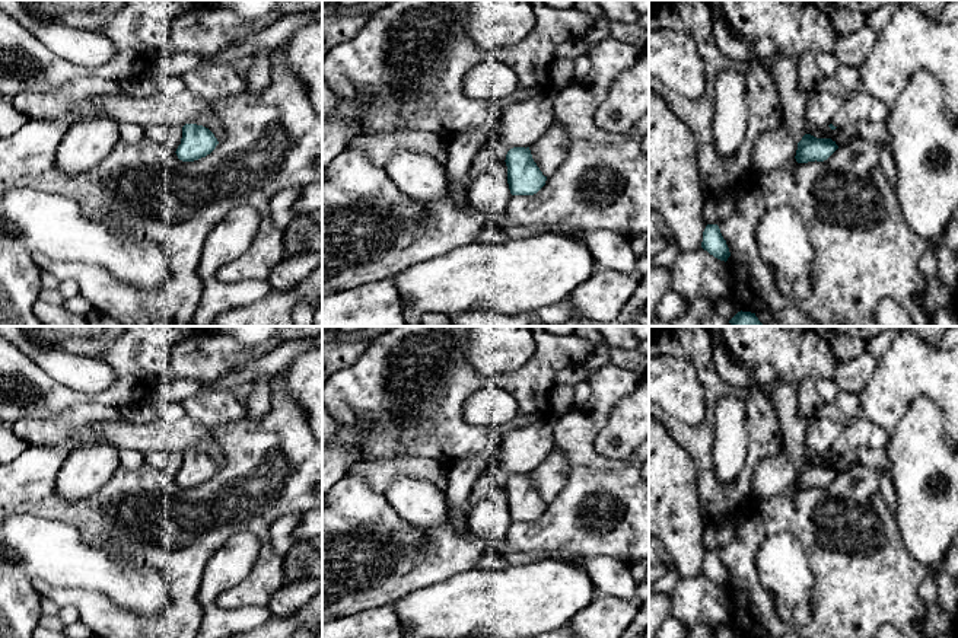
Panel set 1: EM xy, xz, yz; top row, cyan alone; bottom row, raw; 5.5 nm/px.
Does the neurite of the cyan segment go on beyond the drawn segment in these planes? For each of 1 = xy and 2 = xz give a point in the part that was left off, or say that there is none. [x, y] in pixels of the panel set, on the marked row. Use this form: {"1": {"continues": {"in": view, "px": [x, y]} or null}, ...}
{"1": {"continues": null}, "2": {"continues": null}}

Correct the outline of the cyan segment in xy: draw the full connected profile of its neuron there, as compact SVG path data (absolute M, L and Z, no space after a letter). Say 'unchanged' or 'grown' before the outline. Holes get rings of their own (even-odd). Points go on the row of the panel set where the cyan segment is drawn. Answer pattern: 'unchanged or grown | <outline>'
unchanged | M185 124L182 127L181 144L175 153L182 162L194 162L210 154L217 144L217 138L209 128L197 124Z

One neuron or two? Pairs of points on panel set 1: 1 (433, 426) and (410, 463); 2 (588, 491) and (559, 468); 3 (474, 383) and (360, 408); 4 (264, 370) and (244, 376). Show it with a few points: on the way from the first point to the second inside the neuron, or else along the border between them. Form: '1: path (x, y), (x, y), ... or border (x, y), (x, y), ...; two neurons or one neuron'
1: border (381, 458), (392, 455), (433, 458), (446, 468); two neurons
2: border (556, 443), (569, 474), (548, 503); two neurons
3: path (446, 383), (442, 383), (423, 402), (388, 401); one neuron
4: path (260, 370), (248, 373); one neuron

